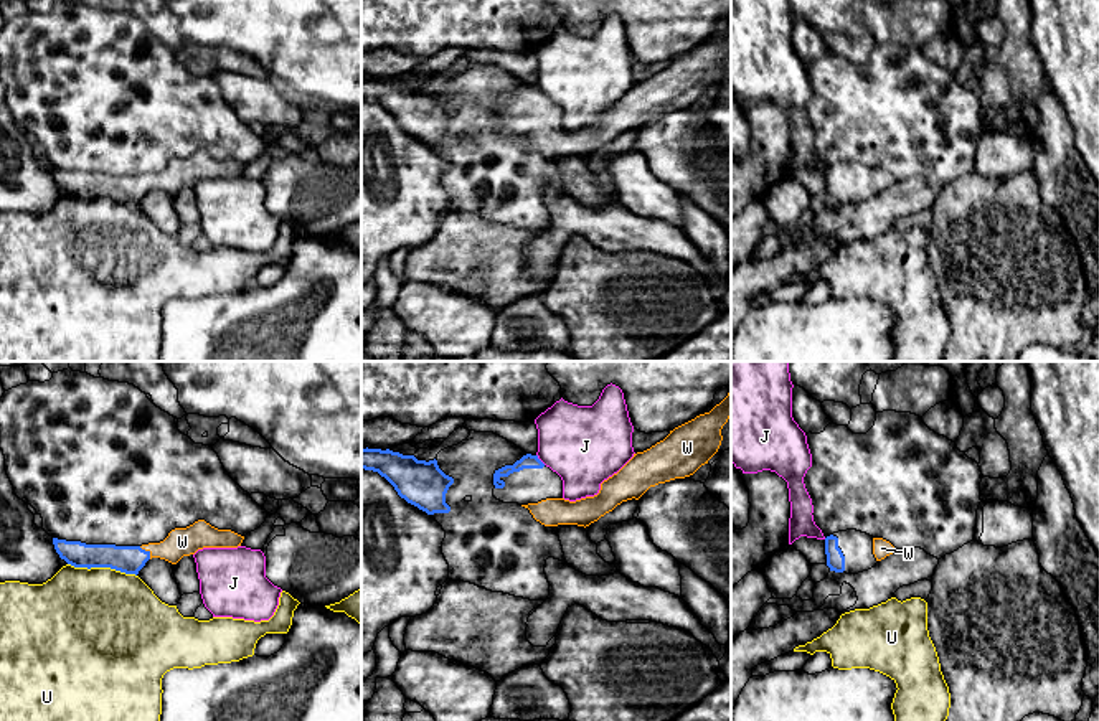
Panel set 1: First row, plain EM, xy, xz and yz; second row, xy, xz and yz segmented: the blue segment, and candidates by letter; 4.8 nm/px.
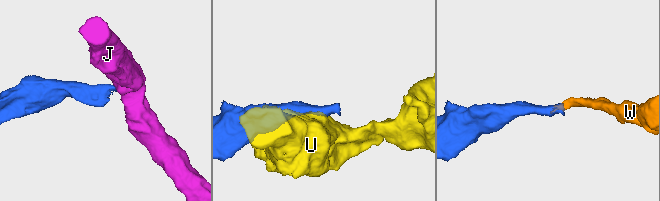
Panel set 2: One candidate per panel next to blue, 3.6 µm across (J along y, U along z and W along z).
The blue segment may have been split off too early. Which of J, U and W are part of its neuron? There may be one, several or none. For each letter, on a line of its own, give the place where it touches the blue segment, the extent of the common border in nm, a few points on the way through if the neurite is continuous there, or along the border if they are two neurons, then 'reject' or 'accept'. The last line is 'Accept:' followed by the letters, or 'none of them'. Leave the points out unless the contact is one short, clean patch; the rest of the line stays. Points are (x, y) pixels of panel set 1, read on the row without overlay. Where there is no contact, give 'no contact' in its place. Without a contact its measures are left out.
J: contact xz (538, 89); length 70 nm; border xz (537, 84), (545, 94); reject
U: contact xy (103, 197); length 340 nm; reject
W: contact xy (147, 182); length 90 nm; accept
Accept: W

